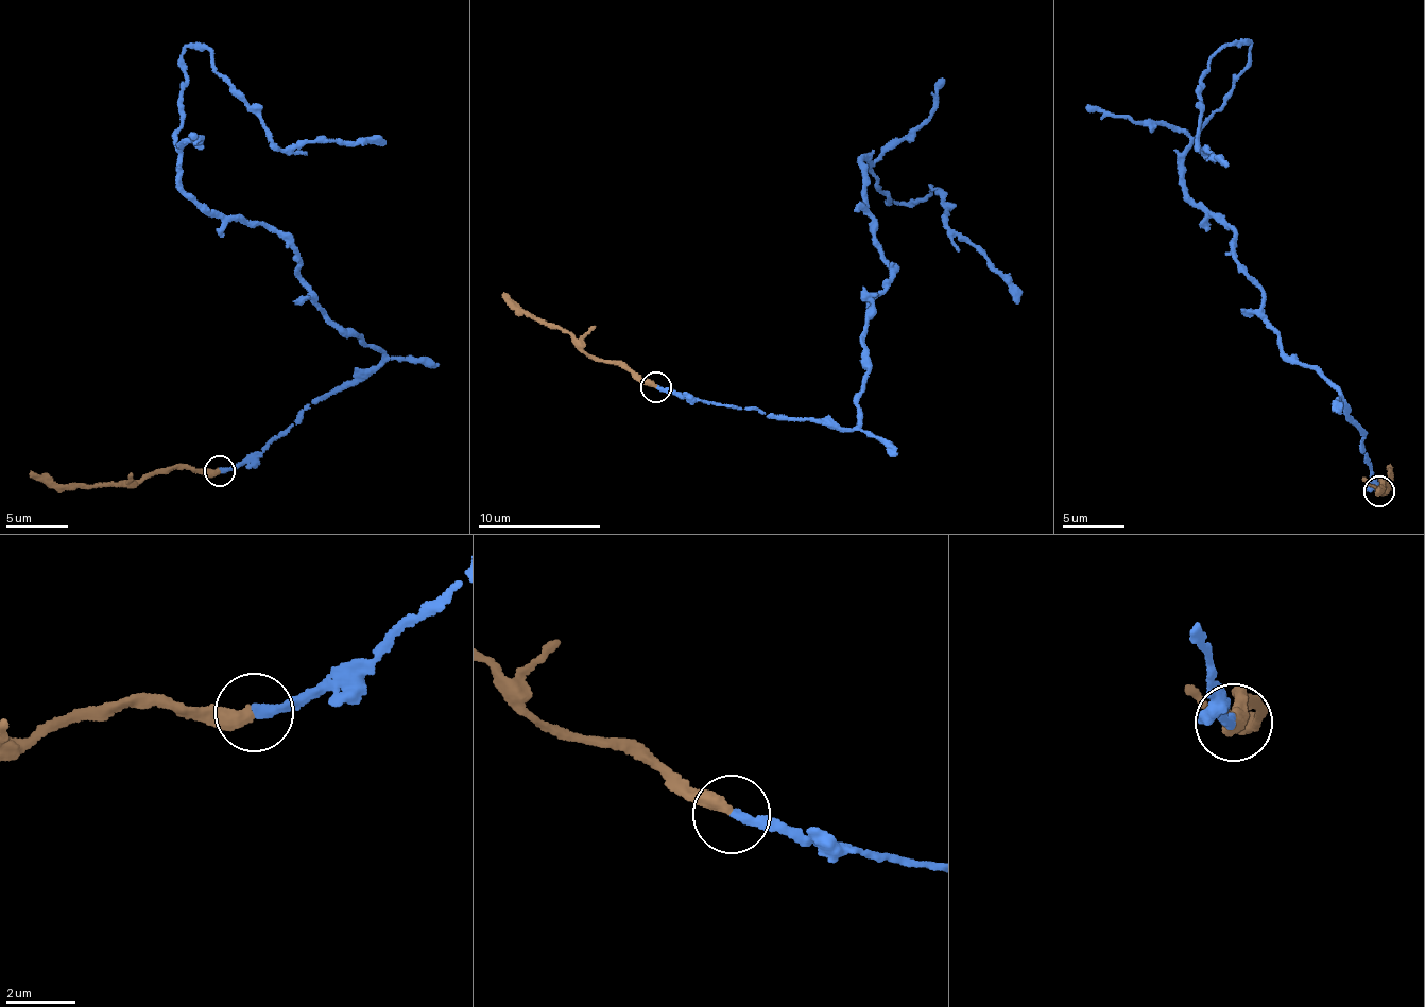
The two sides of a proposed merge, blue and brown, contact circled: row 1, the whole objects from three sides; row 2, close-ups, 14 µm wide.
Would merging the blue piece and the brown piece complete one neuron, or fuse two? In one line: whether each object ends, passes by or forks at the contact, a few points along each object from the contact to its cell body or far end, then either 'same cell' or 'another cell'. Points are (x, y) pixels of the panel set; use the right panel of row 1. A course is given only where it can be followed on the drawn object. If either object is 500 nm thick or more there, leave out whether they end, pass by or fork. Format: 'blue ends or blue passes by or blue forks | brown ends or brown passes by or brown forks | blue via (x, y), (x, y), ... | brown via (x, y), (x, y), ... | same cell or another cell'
blue ends | brown ends | blue via (1380, 491), (1340, 394), (1284, 354), (1183, 175), (1249, 42), (1199, 92), (1201, 151), (1228, 167) | brown via (1380, 491), (1381, 483), (1390, 482), (1387, 489), (1378, 487), (1392, 481), (1386, 466) | same cell

